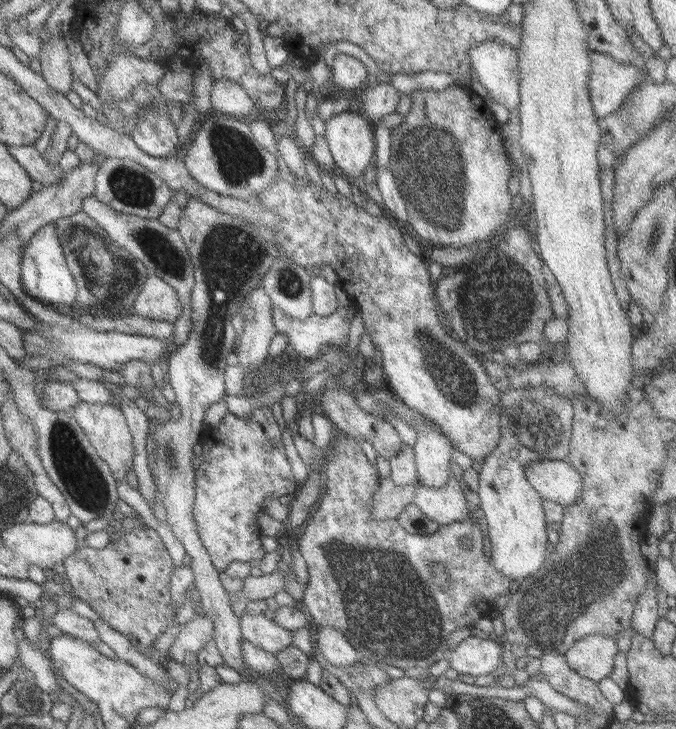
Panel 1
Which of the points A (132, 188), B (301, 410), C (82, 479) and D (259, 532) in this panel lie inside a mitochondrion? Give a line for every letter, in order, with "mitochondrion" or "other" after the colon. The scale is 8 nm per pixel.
A: mitochondrion
B: other
C: mitochondrion
D: other

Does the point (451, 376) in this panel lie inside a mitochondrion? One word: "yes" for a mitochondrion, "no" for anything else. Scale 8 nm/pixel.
yes

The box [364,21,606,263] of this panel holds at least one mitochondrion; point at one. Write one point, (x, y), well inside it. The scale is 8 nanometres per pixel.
(435, 170)

